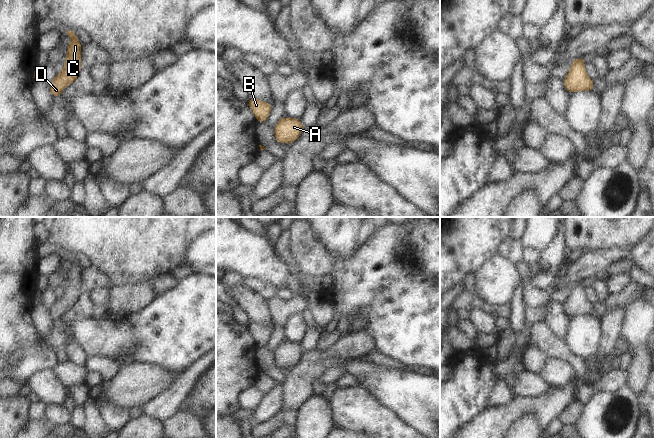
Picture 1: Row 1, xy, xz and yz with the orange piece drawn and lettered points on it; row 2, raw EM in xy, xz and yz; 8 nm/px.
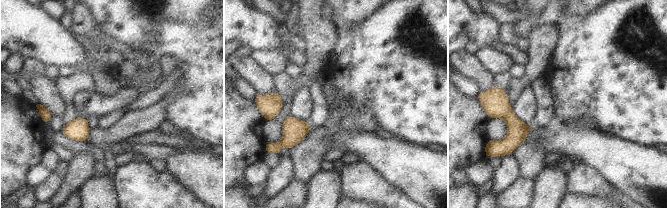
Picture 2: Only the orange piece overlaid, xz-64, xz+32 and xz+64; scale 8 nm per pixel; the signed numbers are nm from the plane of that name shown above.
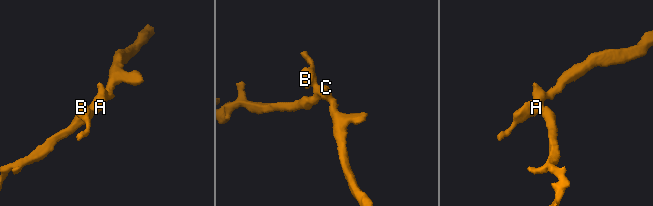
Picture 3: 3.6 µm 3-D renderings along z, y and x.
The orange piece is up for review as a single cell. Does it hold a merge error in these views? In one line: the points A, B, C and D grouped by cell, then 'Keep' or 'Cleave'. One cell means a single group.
Groups: A B C D. Keep

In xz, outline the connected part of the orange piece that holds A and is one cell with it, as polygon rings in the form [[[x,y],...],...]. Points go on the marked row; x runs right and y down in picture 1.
[[[281,117],[273,128],[277,143],[292,144],[304,129],[300,119]]]

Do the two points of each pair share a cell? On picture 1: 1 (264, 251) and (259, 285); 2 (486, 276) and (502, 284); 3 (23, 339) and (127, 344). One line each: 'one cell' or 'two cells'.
1: two cells
2: one cell
3: two cells

